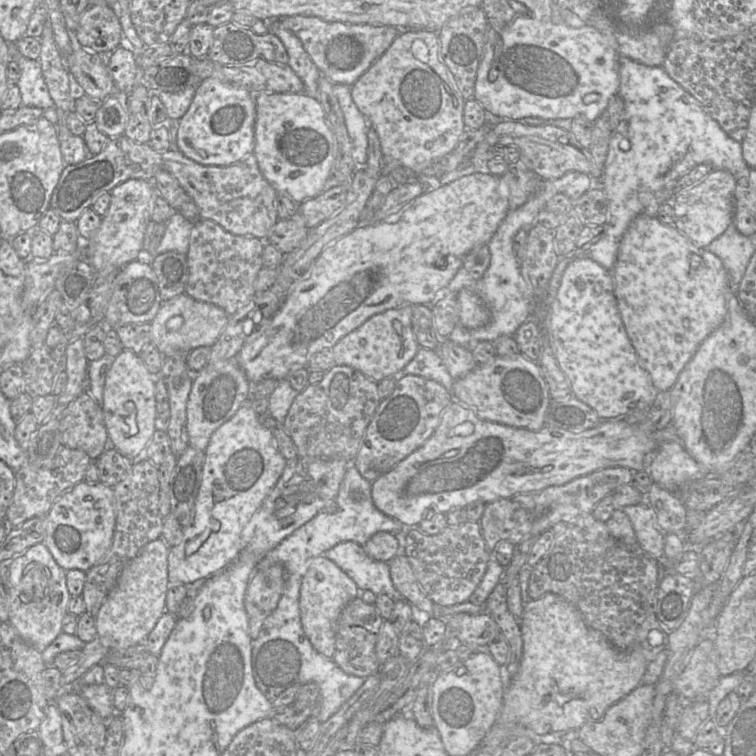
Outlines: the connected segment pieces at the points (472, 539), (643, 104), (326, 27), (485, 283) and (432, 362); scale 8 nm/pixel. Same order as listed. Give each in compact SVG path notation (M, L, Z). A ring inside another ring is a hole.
M479 521L447 526L436 535L426 535L418 527L408 528L404 553L421 589L438 606L452 606L468 601L492 557L492 553L487 550Z
M619 56L618 94L624 100L626 117L629 128L626 134L612 131L609 150L604 165L602 179L597 182L604 190L608 200L608 219L606 234L592 246L586 249L576 249L567 256L560 257L549 283L549 300L554 298L562 275L568 264L577 258L590 258L605 269L612 271L618 256L618 251L623 235L632 220L638 215L645 214L656 217L658 208L665 202L671 202L673 197L673 182L689 172L698 164L709 164L713 169L724 169L733 174L736 181L748 177L750 166L742 156L742 145L729 137L720 125L703 109L700 103L677 82L675 82L662 66L646 66L630 58ZM622 139L628 139L630 148L624 151L620 148Z
M294 15L294 16L288 16L284 17L279 20L279 24L281 27L283 27L286 30L291 31L299 40L301 41L304 49L309 54L311 60L316 65L316 67L319 69L321 74L325 77L327 77L333 84L345 84L348 86L352 86L360 76L366 72L369 67L382 55L384 52L390 47L394 39L400 34L401 30L411 30L411 29L398 29L393 26L385 26L385 25L370 25L370 24L348 24L343 22L327 22L324 21L318 17L314 16L302 16L302 15Z
M570 171L562 177L541 181L539 188L526 203L507 214L488 243L491 254L489 267L473 287L474 291L489 308L491 321L486 326L477 329L467 329L458 324L447 337L448 340L470 351L478 342L486 341L492 343L500 336L514 336L517 329L532 318L531 294L521 275L520 262L514 253L514 237L519 230L529 228L535 223L538 213L556 194L563 193L574 201L579 199L594 185L595 181L590 175L579 171Z
M421 347L400 375L416 375L434 380L449 392L451 392L454 382L437 352Z

